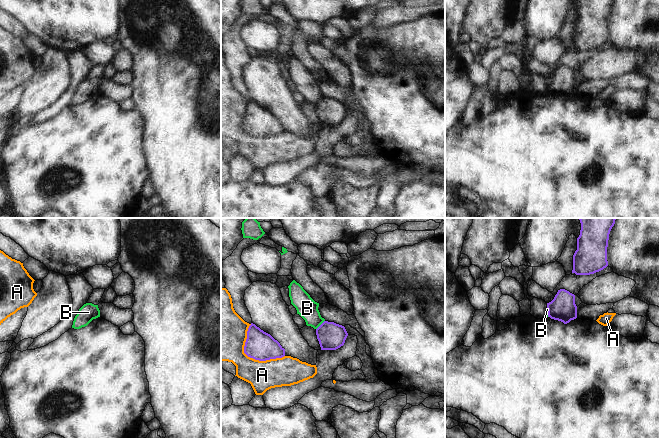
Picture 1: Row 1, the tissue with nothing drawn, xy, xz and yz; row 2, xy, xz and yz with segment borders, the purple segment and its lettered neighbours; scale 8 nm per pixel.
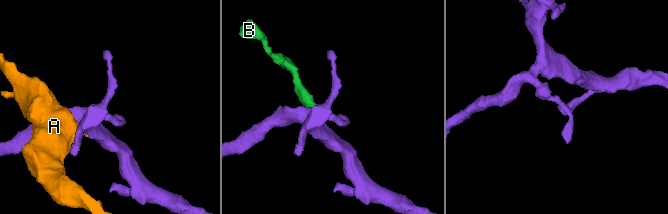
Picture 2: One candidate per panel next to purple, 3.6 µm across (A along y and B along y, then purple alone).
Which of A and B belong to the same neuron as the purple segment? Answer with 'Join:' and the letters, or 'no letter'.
Join: no letter

